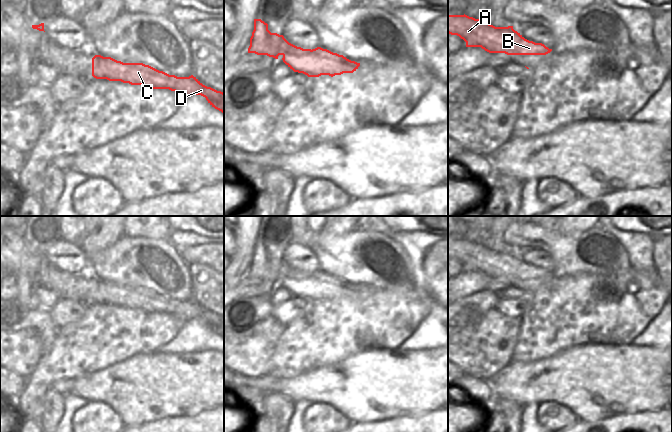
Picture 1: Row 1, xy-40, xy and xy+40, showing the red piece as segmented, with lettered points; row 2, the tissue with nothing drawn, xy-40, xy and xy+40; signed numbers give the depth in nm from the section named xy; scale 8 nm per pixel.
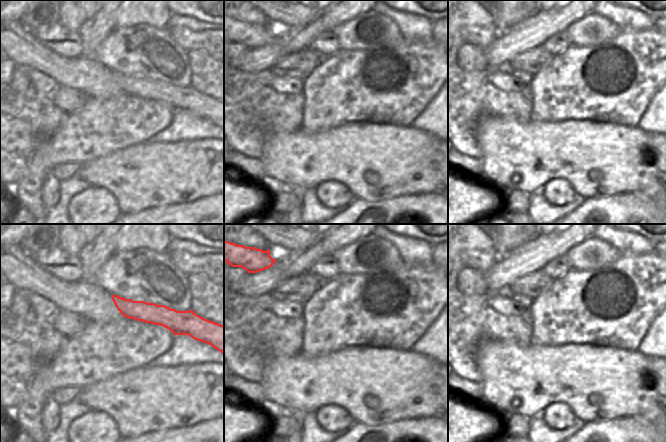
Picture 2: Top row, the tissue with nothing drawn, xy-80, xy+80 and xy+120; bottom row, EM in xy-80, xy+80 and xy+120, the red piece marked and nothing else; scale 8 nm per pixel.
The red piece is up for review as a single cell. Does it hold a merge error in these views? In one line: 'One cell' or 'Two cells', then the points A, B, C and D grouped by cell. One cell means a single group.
One cell. Groups: A B C D.

